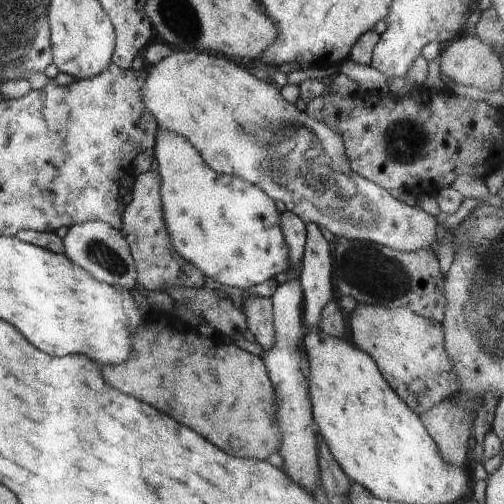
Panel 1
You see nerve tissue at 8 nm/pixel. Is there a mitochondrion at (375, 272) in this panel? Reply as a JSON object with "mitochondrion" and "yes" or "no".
{"mitochondrion":"yes"}

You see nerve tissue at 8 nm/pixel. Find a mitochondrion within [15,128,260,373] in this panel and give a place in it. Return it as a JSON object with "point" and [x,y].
{"point":[101,253]}

